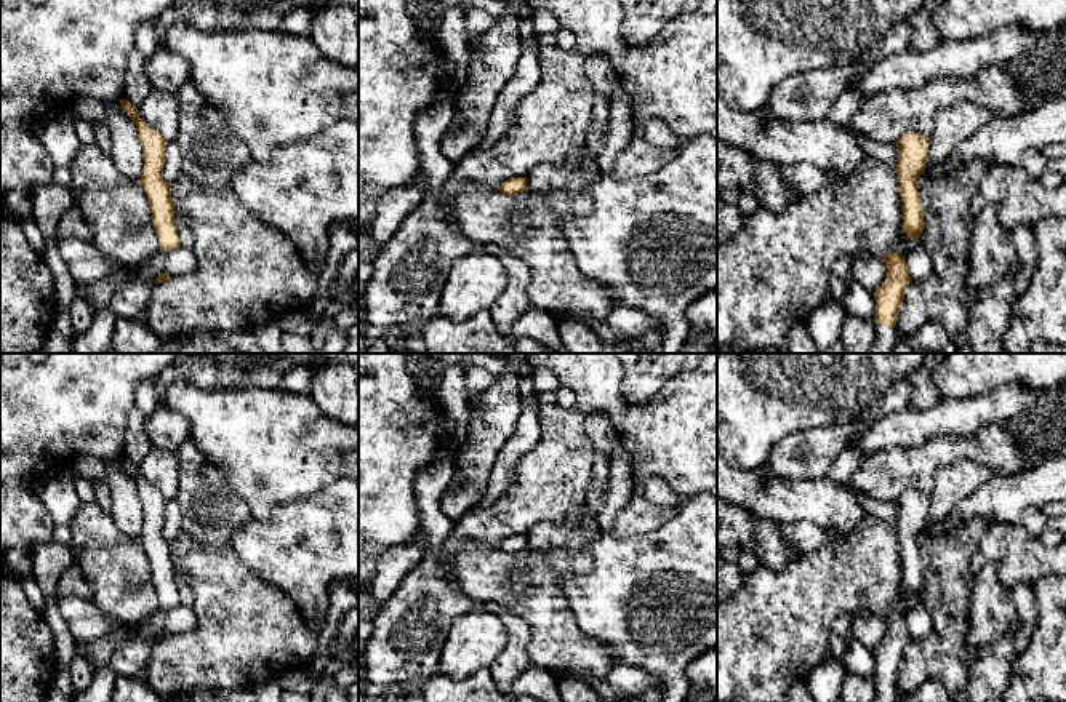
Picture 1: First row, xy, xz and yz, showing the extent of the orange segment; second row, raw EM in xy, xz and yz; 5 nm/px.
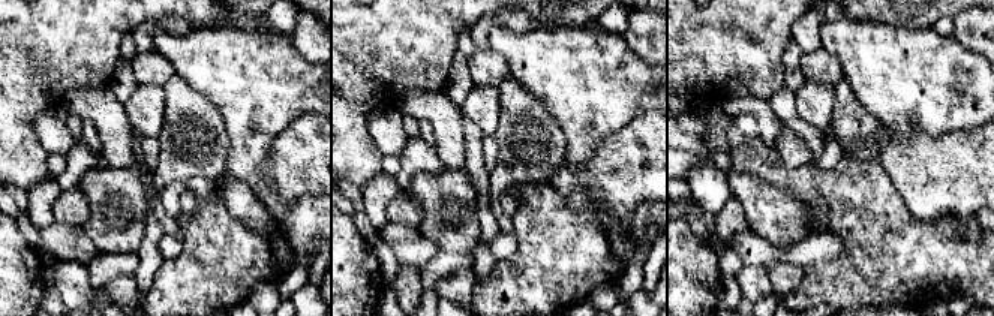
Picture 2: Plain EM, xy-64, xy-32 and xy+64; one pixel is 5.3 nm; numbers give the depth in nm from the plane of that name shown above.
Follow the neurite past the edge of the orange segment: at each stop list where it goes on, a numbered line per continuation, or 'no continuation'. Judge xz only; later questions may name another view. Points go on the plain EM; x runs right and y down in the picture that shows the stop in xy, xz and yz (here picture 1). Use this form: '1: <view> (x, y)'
no continuation

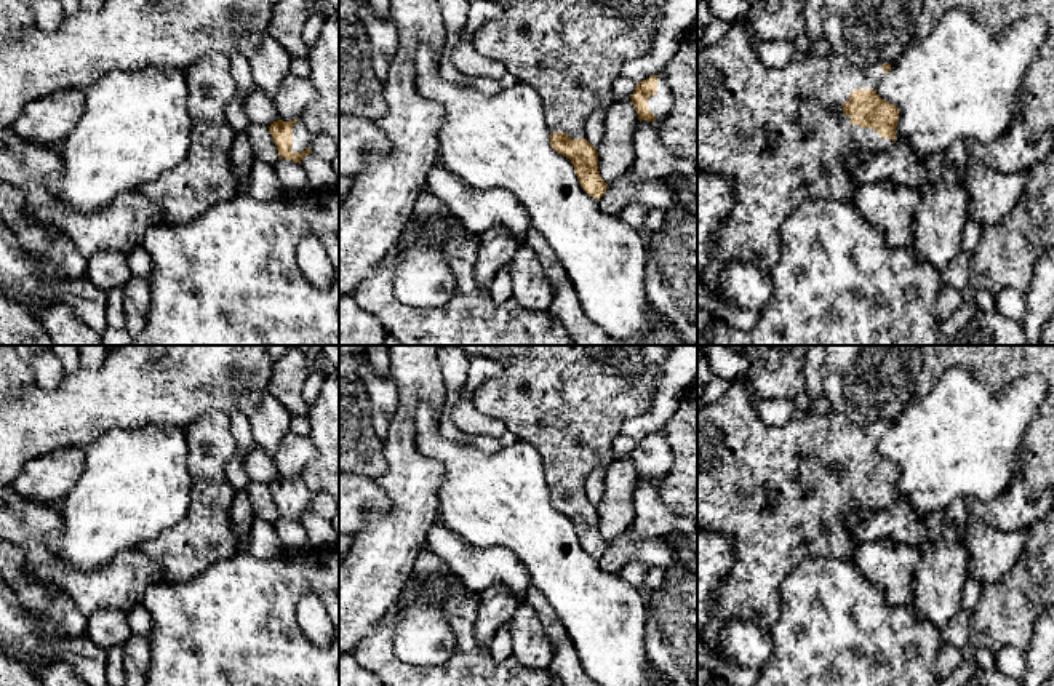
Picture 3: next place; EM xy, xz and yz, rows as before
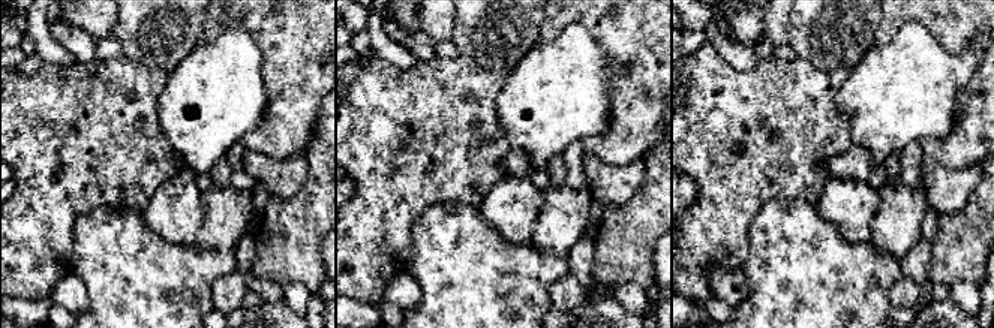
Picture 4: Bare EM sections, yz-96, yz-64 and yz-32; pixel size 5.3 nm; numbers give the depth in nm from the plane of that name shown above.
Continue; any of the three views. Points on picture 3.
1: yz (779, 493)

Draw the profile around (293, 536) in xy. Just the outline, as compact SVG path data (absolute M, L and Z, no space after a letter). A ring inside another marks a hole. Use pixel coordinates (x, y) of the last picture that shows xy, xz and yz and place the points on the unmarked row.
M278 516L273 528L283 544L285 553L299 553L312 547L307 531L299 521Z

